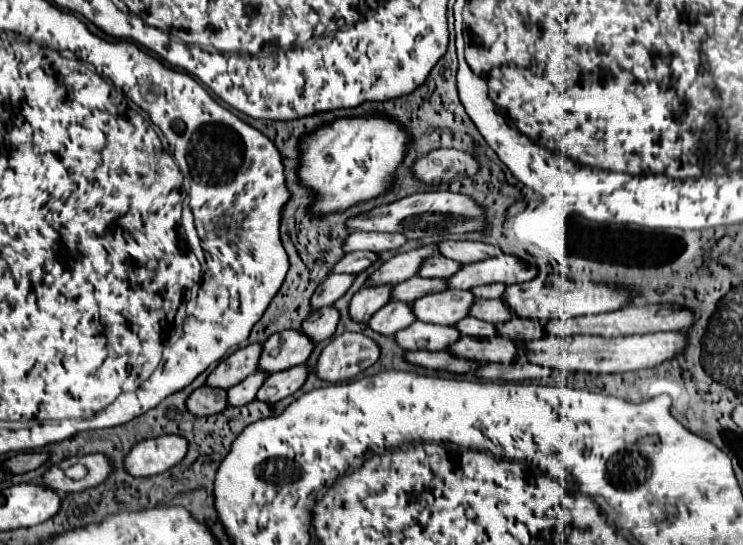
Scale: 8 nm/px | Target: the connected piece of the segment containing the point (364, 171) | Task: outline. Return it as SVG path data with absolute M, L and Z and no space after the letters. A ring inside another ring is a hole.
M381 115L337 119L335 123L321 127L315 135L303 137L299 177L303 185L317 193L313 211L333 213L345 211L359 201L373 199L391 187L393 171L407 151L409 133L397 123Z

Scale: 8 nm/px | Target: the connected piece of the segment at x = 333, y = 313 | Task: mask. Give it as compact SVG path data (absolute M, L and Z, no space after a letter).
M323 307L323 309L309 313L309 317L301 325L301 333L307 335L313 343L319 343L323 339L329 339L335 333L337 323L339 323L337 309L335 307Z

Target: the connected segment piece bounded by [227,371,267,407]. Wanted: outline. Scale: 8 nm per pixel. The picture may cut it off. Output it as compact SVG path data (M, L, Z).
M257 371L253 375L249 375L247 379L243 379L239 385L227 389L227 405L229 407L243 407L243 405L251 403L255 399L257 389L263 385L265 377L267 375L263 371Z

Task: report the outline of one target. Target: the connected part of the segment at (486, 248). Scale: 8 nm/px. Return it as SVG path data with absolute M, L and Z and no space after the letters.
M441 241L439 253L447 259L453 259L457 263L475 263L489 257L499 255L501 251L493 245L479 243L479 241Z

